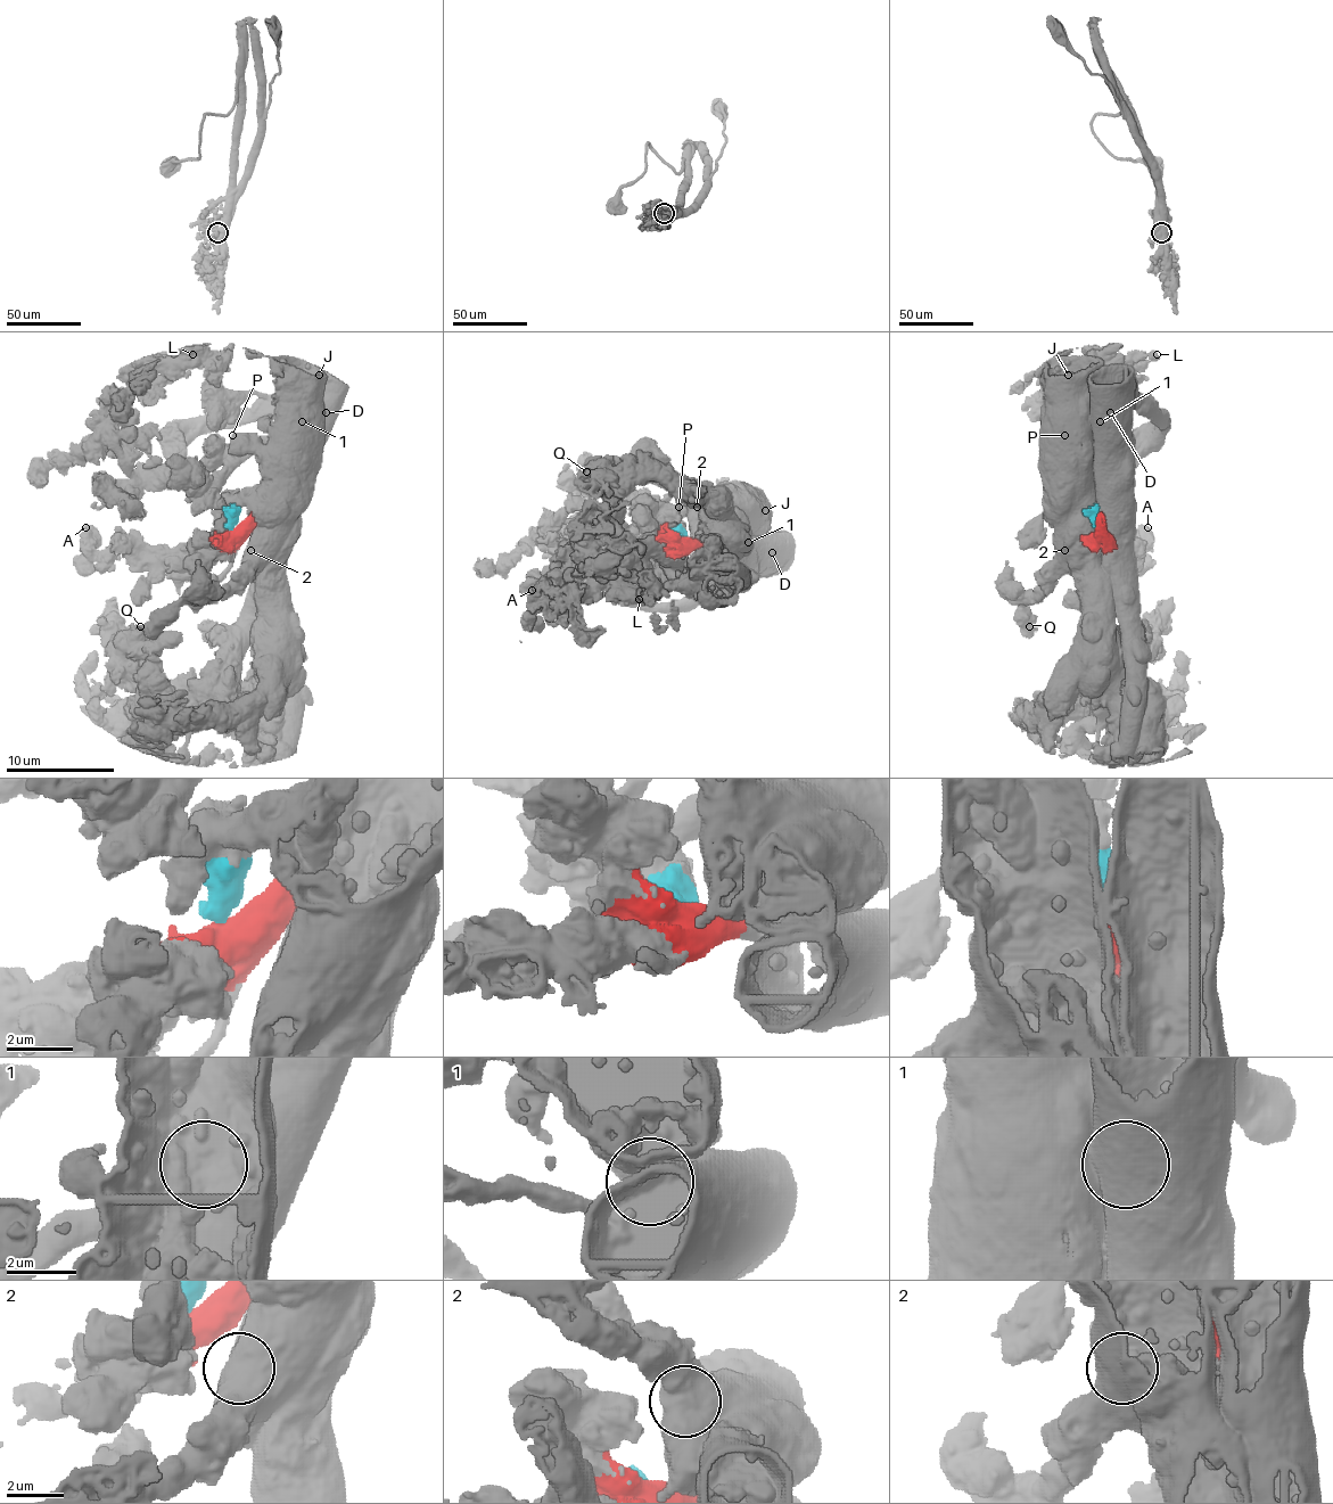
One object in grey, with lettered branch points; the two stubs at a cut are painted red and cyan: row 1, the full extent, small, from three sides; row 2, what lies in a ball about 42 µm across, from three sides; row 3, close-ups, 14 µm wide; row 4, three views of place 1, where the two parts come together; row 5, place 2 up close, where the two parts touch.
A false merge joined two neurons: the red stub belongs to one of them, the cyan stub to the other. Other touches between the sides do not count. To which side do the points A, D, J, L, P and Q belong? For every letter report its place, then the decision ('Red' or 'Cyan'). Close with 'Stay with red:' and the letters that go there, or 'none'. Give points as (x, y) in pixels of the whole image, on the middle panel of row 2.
A: Place: (532, 590). Red
D: Place: (772, 552). Red
J: Place: (765, 510). Cyan
L: Place: (639, 599). Red
P: Place: (679, 507). Cyan
Q: Place: (586, 471). Cyan
Stay with red: A, D, L

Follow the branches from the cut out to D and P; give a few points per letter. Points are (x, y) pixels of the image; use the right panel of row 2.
D: (1100, 528), (1100, 420), (1102, 409), (1111, 412)
P: (1100, 528), (1070, 493), (1064, 463), (1059, 458), (1064, 434)

